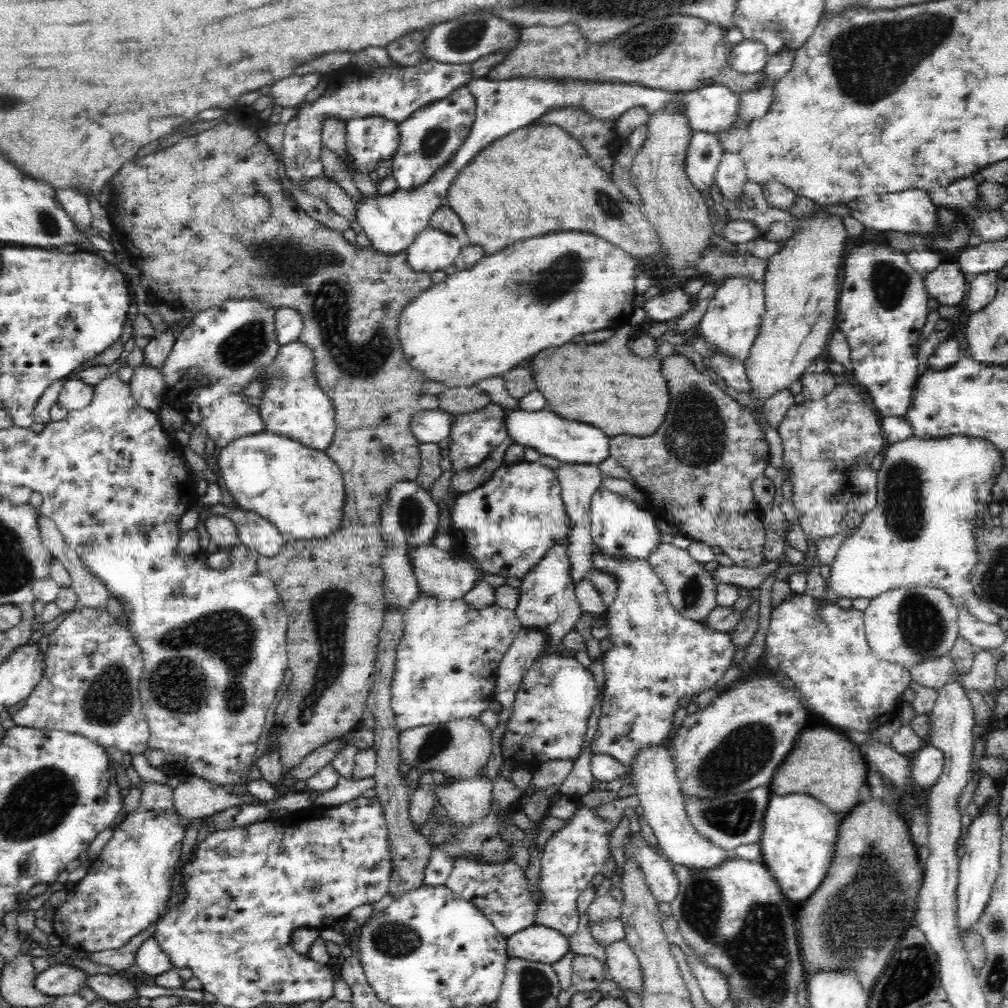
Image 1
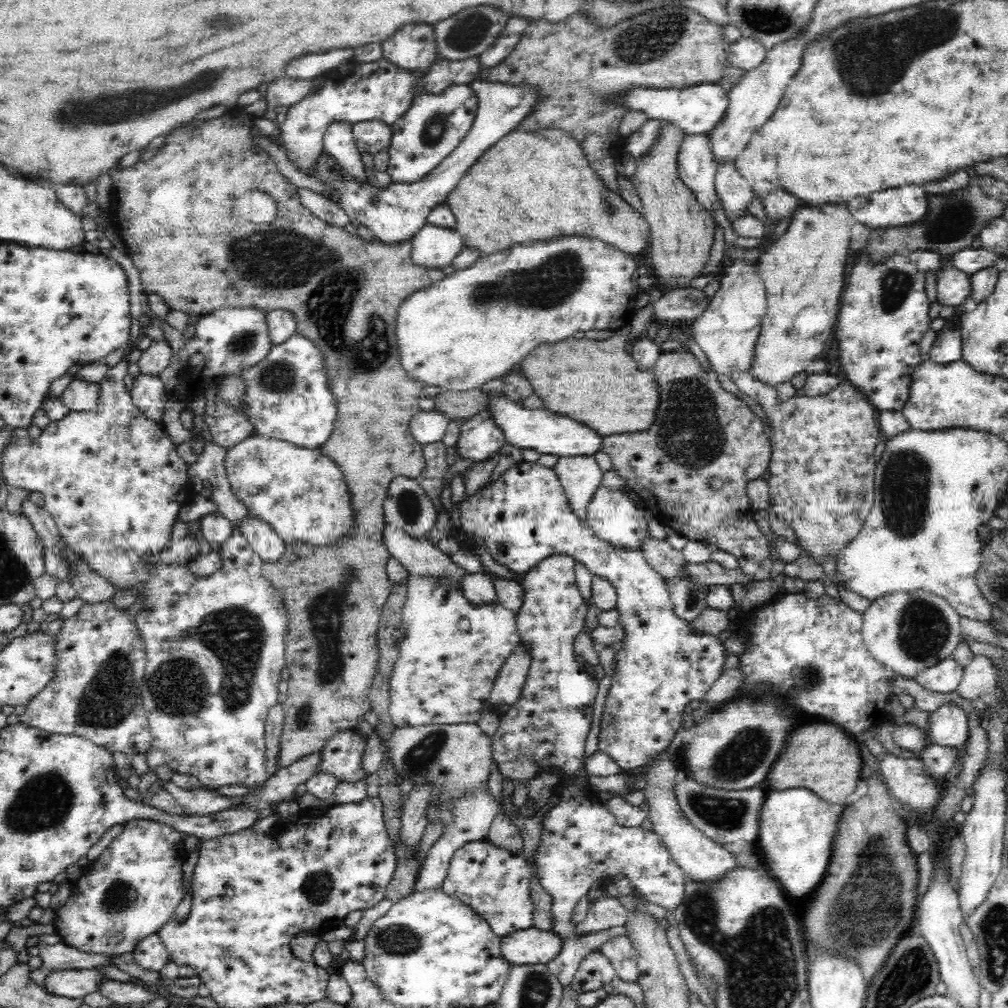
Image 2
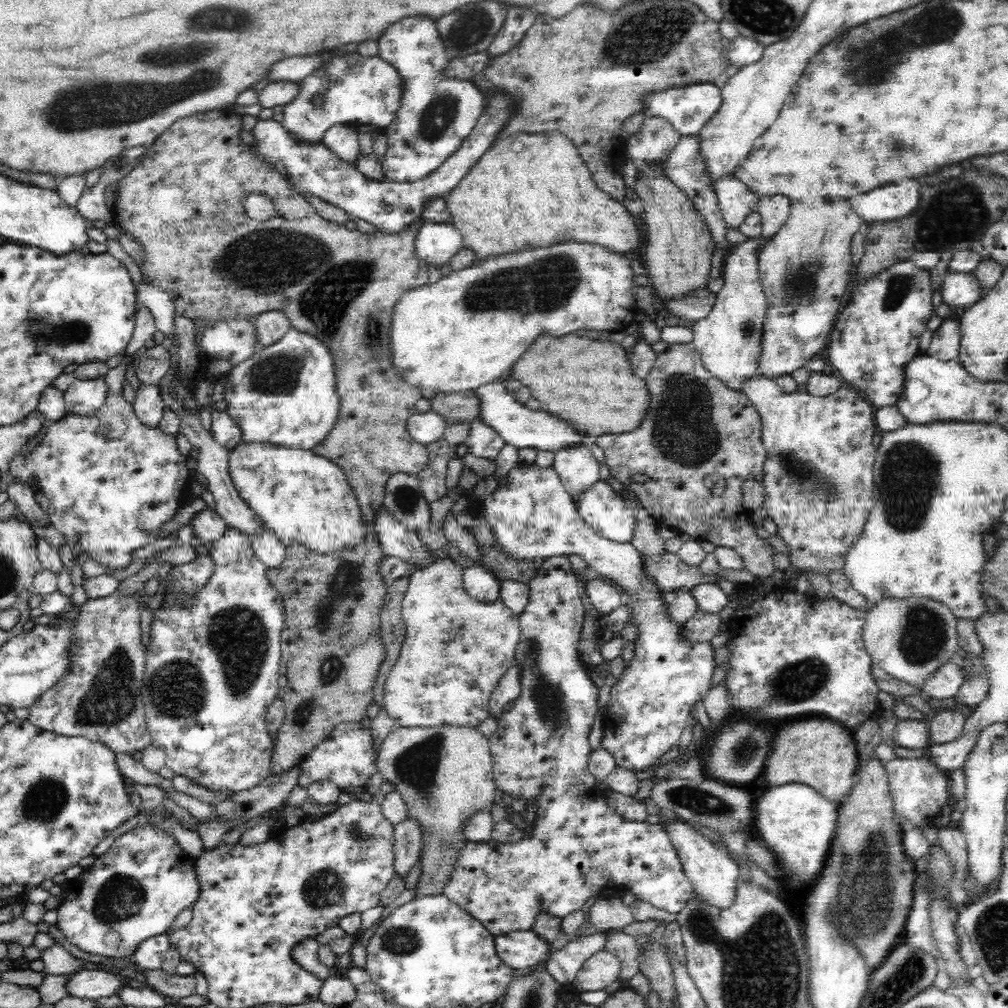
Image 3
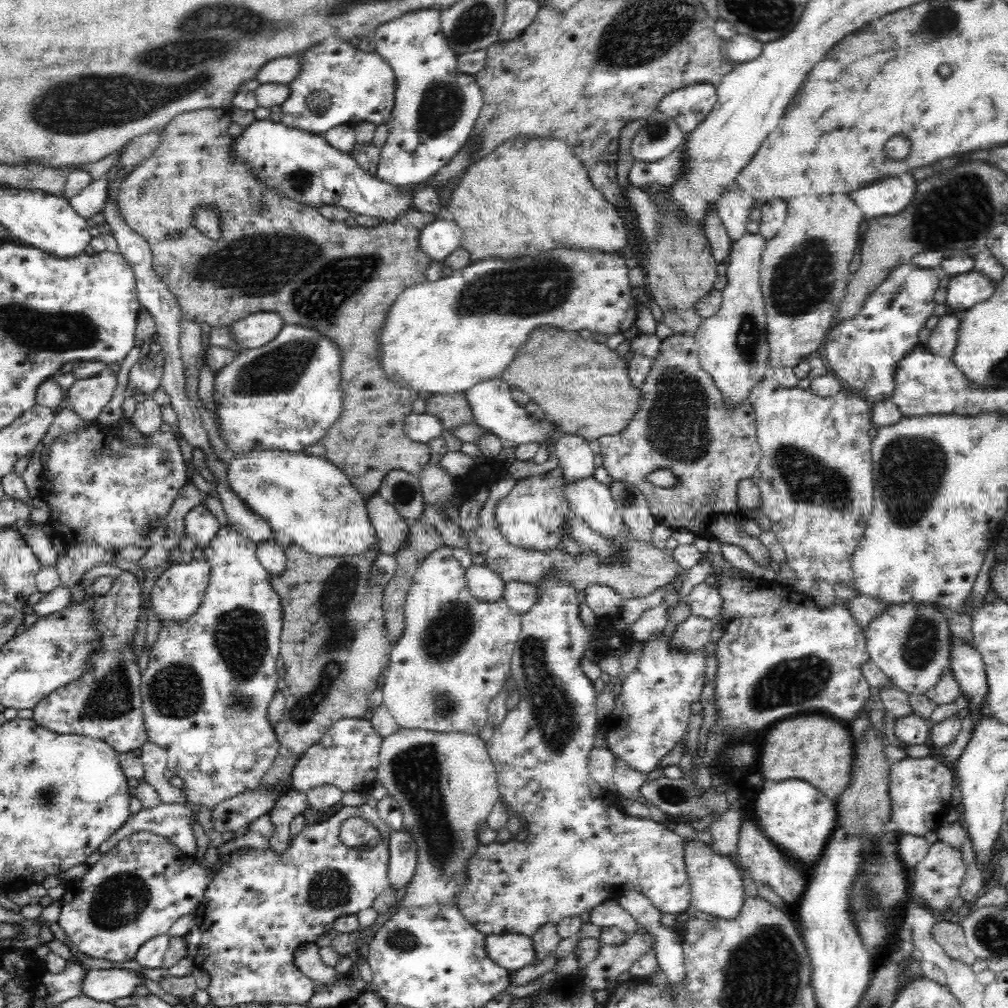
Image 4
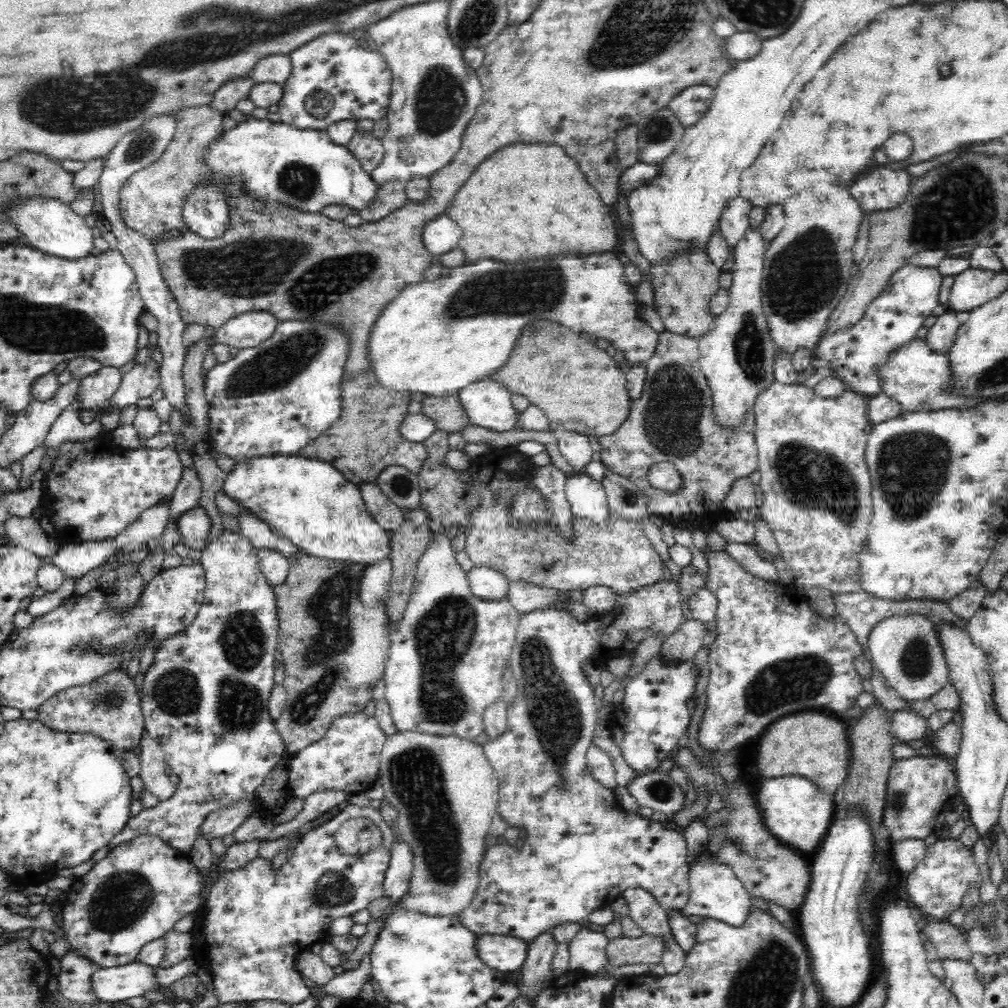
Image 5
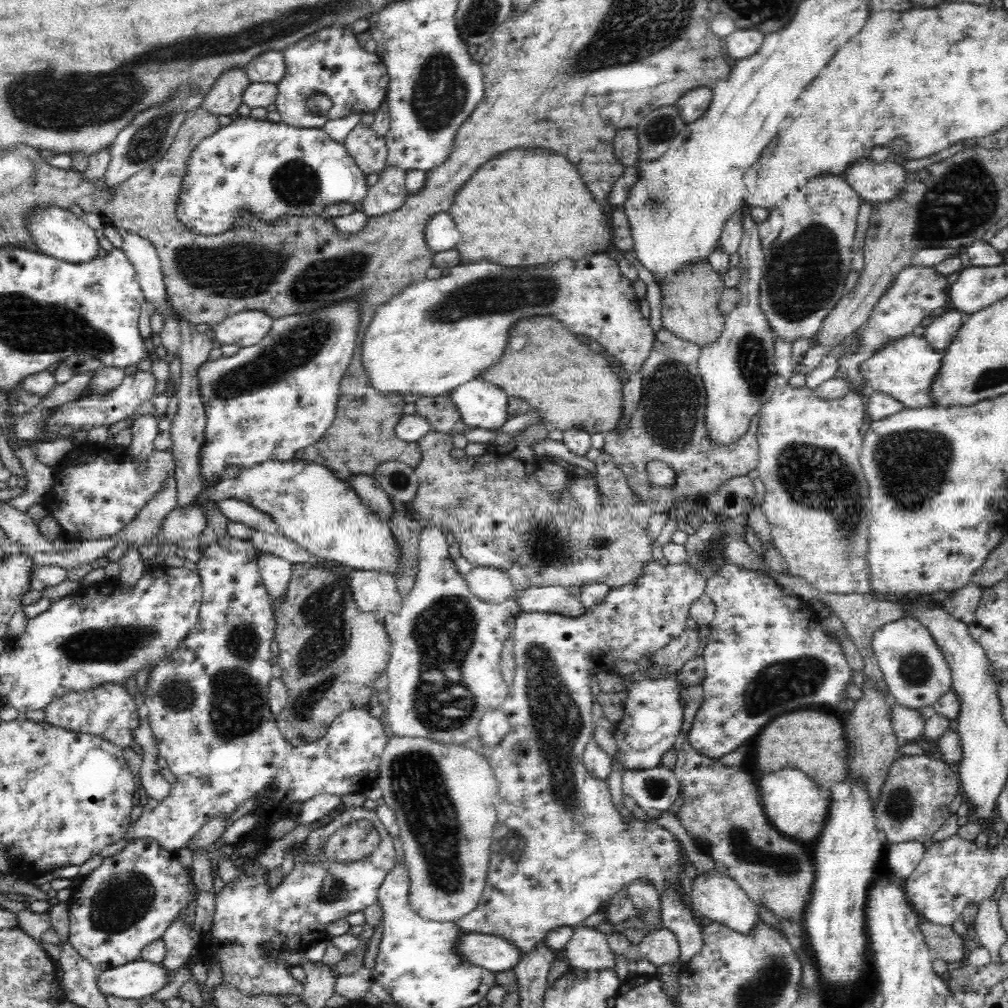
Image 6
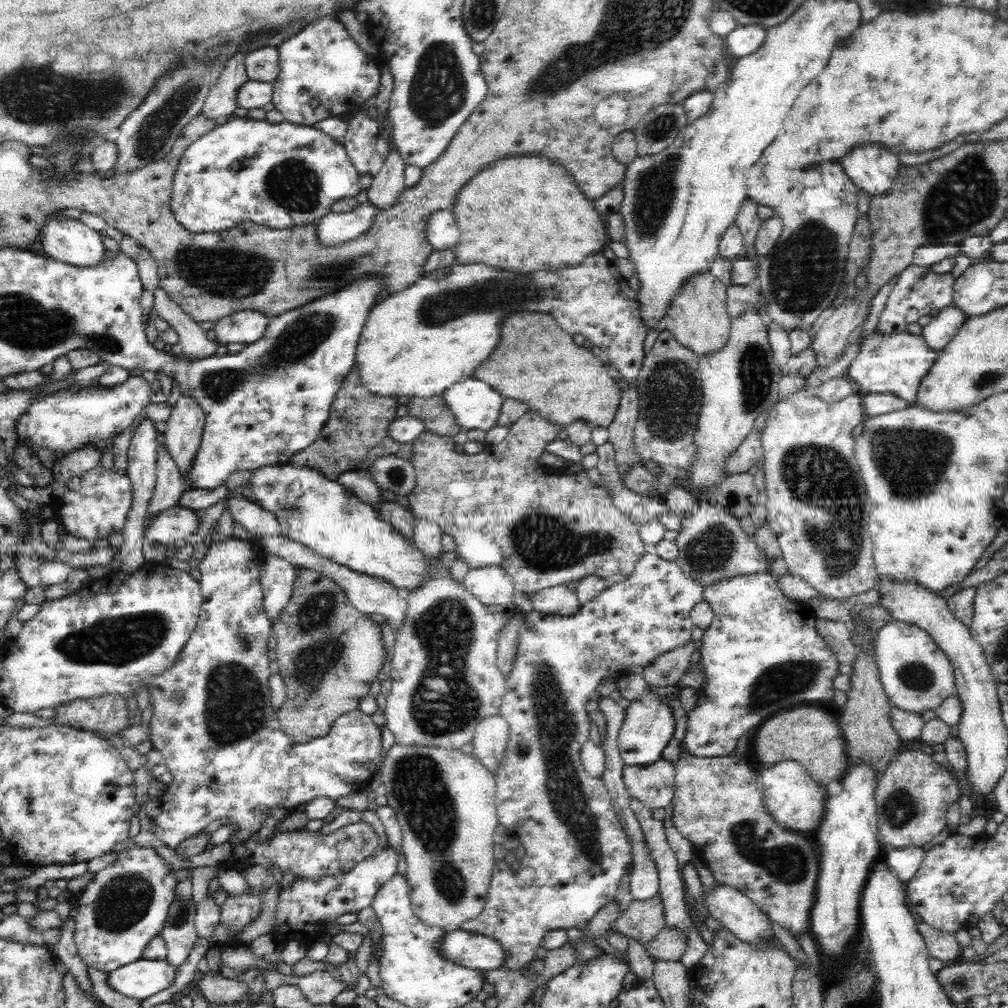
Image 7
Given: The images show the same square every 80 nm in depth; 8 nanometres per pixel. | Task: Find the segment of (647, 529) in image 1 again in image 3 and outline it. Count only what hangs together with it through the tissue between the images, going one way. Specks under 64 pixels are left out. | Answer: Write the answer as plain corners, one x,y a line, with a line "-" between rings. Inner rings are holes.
602,479
576,496
576,511
600,536
614,542
631,542
635,532
635,517
627,510
624,499

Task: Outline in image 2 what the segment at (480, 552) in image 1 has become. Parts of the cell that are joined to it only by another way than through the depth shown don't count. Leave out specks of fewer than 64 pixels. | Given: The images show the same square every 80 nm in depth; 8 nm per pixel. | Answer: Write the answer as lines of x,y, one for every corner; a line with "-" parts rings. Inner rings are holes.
522,461
522,464
517,463
516,466
510,467
507,471
504,471
502,476
499,476
500,480
496,484
492,483
492,486
480,489
478,494
473,494
469,497
465,497
462,500
462,508
460,508
460,514
462,514
462,528
474,542
476,546
480,546
480,542
486,544
488,552
494,556
496,562
508,566
514,573
527,573
533,566
536,566
539,562
542,562
545,558
555,554
566,554
571,556
575,561
582,562
584,566
588,568
593,576
599,575
600,577
608,580
617,592
617,611
620,613
619,626
626,630
626,648
620,650
616,654
616,668
614,668
614,678
612,678
611,688
607,692
605,698
606,708
603,710
601,716
601,731
599,734
599,749
616,761
616,764
623,772
640,768
642,763
647,763
647,758
661,753
670,746
672,740
676,736
680,727
684,725
684,718
688,714
686,708
688,708
690,702
693,700
702,700
703,696
710,690
714,681
721,675
722,665
724,664
724,648
722,642
716,639
715,635
698,634
695,630
692,630
691,623
687,620
682,620
674,615
672,611
672,603
669,599
668,587
665,581
655,572
655,570
648,564
648,561
644,558
642,552
638,550
622,549
620,546
608,545
608,542
598,538
593,530
587,525
585,519
580,518
577,514
574,514
572,508
570,508
568,497
565,490
562,488
556,471
551,468
544,468
544,465
540,463
528,464
528,462

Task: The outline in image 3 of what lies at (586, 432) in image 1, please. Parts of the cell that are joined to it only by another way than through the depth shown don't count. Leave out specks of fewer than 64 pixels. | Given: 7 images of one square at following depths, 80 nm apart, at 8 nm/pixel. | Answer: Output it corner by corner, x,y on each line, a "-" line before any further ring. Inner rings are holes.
504,379
496,380
473,389
480,401
479,418
487,423
503,439
505,444
516,449
556,450
575,448
577,445
589,445
590,440
583,432
576,431
571,423
567,423
548,411
530,410
526,405
514,400
506,390

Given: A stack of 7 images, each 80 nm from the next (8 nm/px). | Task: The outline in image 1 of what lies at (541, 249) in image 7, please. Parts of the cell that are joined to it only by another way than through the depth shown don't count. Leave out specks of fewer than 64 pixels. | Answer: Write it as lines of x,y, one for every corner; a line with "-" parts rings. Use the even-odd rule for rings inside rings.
535,124
523,126
498,140
492,142
484,150
478,153
478,156
465,166
453,179
452,184
449,186
448,194
446,198
446,204
458,215
460,222
462,222
462,228
466,232
466,236
470,238
470,245
482,246
484,256
496,254
500,250
504,250
504,246
510,246
512,242
518,242
518,240
526,240
526,238
532,238
532,236
540,236
540,234
554,234
556,230
584,230
586,234
594,234
597,237
603,238
616,246
619,246
635,259
644,258
646,256
652,256
652,254
659,254
662,261
662,247
659,243
659,238
656,236
656,231
651,225
651,221
647,218
642,211
642,208
637,207
633,203
630,203
618,186
614,185
612,178
608,175
607,171
600,169
599,165
592,161
588,157
587,151
584,147
571,135
567,133
563,128
558,125
540,125

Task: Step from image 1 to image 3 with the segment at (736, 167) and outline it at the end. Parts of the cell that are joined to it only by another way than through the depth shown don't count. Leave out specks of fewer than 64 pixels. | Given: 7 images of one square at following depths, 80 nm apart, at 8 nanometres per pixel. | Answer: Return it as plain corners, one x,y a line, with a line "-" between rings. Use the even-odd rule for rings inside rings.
732,175
717,180
713,188
726,226
740,231
746,217
757,211
761,198

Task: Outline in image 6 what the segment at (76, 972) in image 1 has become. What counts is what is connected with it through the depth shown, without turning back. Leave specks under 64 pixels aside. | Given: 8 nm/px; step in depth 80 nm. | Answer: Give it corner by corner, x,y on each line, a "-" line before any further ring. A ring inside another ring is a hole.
139,958
116,968
101,971
97,975
100,992
108,997
140,1000
152,996
170,980
164,965
154,964

